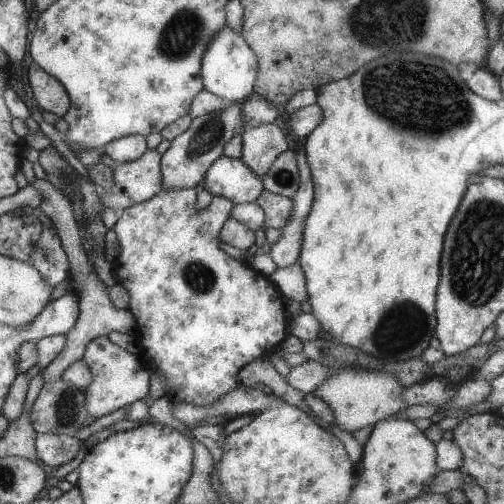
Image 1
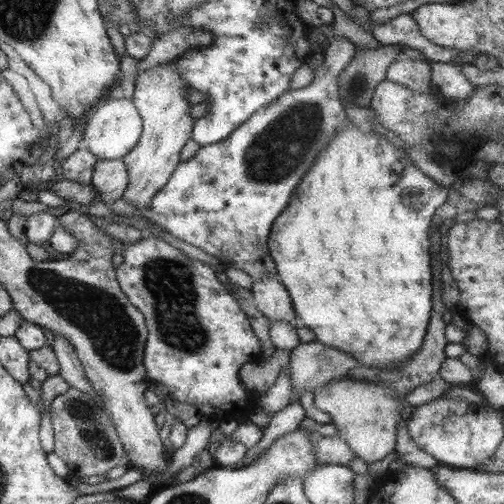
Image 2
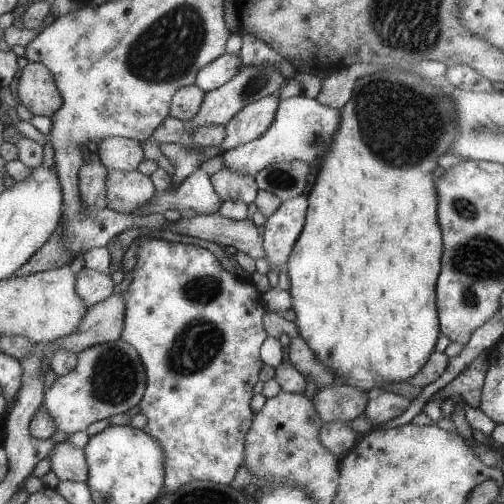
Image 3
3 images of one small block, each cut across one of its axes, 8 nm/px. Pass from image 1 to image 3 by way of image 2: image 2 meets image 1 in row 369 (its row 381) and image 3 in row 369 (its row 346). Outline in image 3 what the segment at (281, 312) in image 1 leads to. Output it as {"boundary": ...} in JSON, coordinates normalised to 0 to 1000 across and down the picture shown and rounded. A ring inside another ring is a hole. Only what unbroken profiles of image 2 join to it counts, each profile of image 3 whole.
{"boundary":[[[272,472],[272,520],[268,532],[260,540],[260,560],[244,583],[248,591],[248,639],[244,639],[244,659],[240,659],[240,675],[260,683],[272,698],[276,710],[284,714],[288,726],[288,742],[292,742],[292,766],[284,778],[280,798],[272,802],[268,817],[292,825],[292,841],[284,849],[284,857],[292,857],[296,865],[304,865],[323,897],[327,897],[327,964],[323,976],[343,980],[351,976],[359,964],[391,952],[391,956],[419,956],[419,960],[442,960],[454,964],[470,929],[482,921],[482,897],[486,897],[486,861],[498,849],[502,825],[506,817],[498,813],[498,790],[506,786],[498,778],[498,770],[506,766],[506,758],[514,754],[514,734],[522,726],[518,714],[518,683],[530,671],[530,659],[522,651],[522,627],[530,623],[526,599],[518,595],[518,579],[506,575],[506,567],[498,563],[498,556],[482,556],[470,552],[462,544],[454,544],[450,536],[438,532],[435,516],[407,492],[395,488],[375,488],[375,484],[339,484],[315,472]]]}

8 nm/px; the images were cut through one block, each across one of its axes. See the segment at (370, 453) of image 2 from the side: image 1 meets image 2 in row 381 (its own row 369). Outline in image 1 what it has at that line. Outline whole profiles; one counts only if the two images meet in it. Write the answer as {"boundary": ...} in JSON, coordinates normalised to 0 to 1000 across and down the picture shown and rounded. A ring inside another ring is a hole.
{"boundary":[[[677,730],[661,742],[645,762],[637,762],[625,782],[653,802],[653,813],[665,829],[665,845],[692,861],[708,857],[728,841],[748,841],[752,833],[768,833],[796,813],[812,813],[808,802],[796,794],[800,766],[776,742],[744,742],[744,738],[716,738],[700,730]]]}

